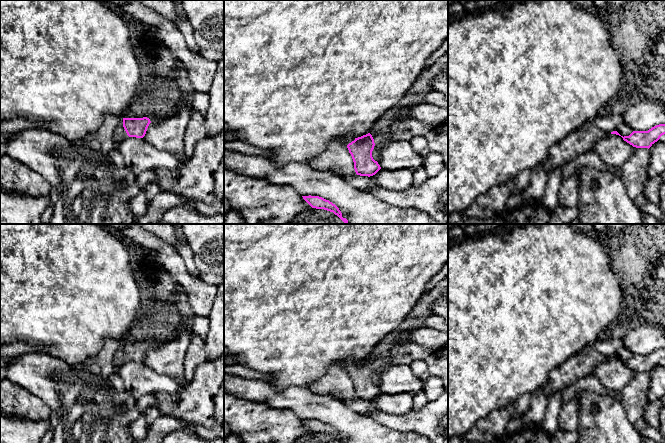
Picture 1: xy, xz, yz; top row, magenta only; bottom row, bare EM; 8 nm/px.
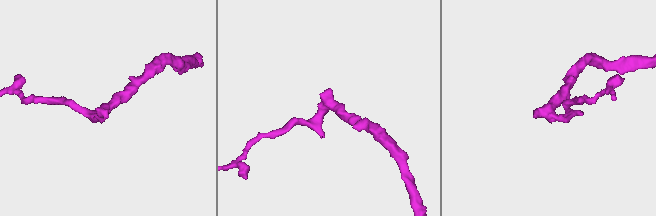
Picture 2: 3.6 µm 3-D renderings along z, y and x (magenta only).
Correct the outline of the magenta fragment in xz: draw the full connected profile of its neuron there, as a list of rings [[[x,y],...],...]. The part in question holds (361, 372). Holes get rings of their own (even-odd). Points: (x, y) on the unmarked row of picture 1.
[[[370,357],[358,362],[355,362],[352,358],[348,358],[337,364],[347,370],[357,399],[370,401],[381,393],[378,386],[372,381],[375,367]]]

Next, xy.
[[[147,341],[143,342],[123,342],[123,349],[114,355],[114,367],[119,367],[126,363],[126,360],[143,362],[147,352],[151,347]]]

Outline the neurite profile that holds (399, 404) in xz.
[[[380,393],[370,400],[371,408],[388,414],[405,415],[413,409],[413,396],[408,393],[386,395]]]

